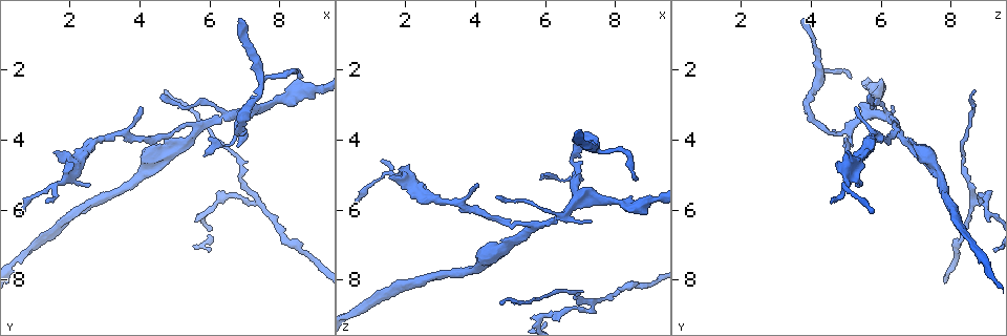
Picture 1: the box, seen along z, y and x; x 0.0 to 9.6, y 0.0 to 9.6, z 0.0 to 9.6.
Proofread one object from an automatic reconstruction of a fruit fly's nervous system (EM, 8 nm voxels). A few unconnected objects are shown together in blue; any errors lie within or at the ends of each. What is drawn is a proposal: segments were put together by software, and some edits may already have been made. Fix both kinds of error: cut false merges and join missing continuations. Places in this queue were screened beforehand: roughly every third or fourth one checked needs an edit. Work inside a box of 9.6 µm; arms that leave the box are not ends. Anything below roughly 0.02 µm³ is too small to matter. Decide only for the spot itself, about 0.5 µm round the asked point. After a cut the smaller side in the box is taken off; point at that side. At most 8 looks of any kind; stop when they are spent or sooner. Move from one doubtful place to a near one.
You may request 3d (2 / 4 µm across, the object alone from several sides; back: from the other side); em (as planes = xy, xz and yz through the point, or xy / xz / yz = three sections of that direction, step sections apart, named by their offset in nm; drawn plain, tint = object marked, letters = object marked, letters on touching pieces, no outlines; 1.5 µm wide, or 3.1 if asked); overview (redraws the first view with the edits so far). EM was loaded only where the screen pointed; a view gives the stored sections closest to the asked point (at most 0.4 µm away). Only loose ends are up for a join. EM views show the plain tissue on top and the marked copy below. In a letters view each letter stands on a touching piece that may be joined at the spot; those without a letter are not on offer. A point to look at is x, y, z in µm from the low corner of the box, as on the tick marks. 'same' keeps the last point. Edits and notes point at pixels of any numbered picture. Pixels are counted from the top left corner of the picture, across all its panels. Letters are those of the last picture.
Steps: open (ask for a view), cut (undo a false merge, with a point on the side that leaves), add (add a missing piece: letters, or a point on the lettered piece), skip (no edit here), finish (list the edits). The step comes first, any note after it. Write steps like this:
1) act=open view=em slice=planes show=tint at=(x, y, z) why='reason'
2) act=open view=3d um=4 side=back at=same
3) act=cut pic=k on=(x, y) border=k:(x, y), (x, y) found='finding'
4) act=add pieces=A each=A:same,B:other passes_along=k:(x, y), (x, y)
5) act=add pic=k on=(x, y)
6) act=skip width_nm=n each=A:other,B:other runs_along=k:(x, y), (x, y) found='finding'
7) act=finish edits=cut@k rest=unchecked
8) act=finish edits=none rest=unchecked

act=open view=3d um=4 at=(4.60, 2.65, 5.70) why='an open end'

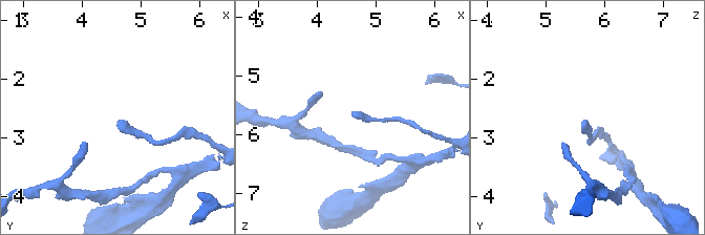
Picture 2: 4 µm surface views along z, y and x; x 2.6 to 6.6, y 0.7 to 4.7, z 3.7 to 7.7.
act=open view=em slice=planes show=letters at=(4.60, 2.70, 5.70)

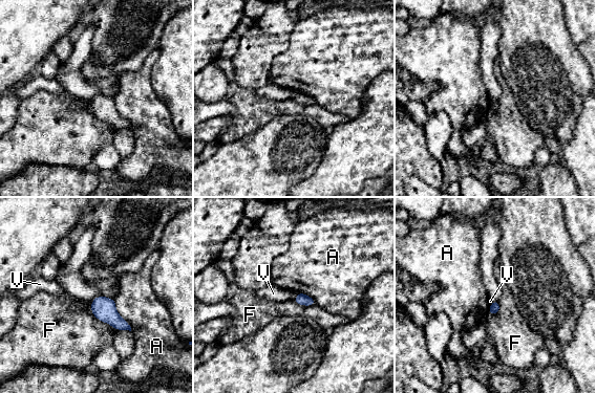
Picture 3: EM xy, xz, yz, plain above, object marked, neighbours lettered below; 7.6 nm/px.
act=skip width_nm=80 longest_contact=F:300nm each=A:other,F:other,V:other found='no lettered piece goes on from it'

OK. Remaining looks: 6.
act=open view=em slice=planes show=letters at=(2.55, 5.25, 5.35) why='branch stops here'

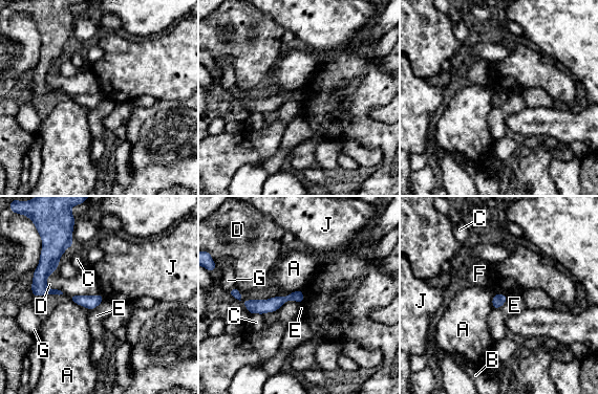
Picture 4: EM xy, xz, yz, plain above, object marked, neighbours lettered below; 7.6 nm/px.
act=skip each=A:other,B:other,C:other,D:other,E:other,F:other,G:other,J:other runs_along=4:(236, 291), (251, 305), (300, 300) found='no lettered piece goes on from it'

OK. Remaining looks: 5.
act=open view=3d um=4 side=back at=(8.55, 2.20, 5.15) why='thin end'

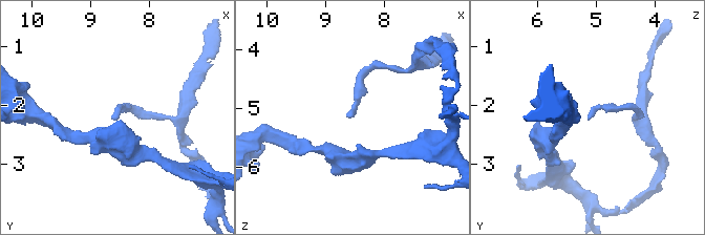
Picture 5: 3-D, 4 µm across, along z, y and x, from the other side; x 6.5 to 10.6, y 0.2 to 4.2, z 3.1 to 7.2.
act=open view=em slice=planes show=letters at=(8.60, 2.20, 5.20)

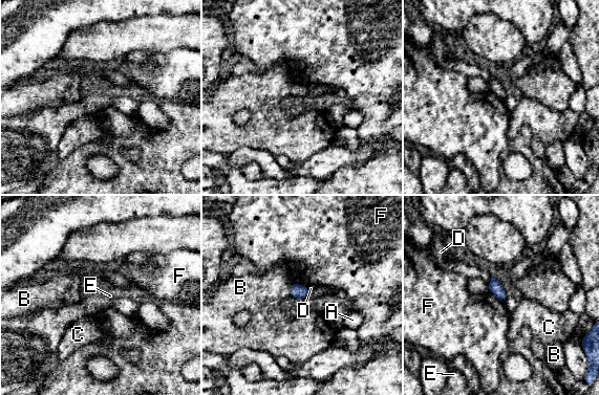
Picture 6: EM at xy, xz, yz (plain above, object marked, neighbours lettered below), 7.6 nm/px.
act=skip width_nm=100 each=A:other,B:other,C:other,D:other,E:other,F:other border=6:(309, 291), (307, 295) found='none of them fits'

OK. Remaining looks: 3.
act=finish edits=none rest=unchecked

